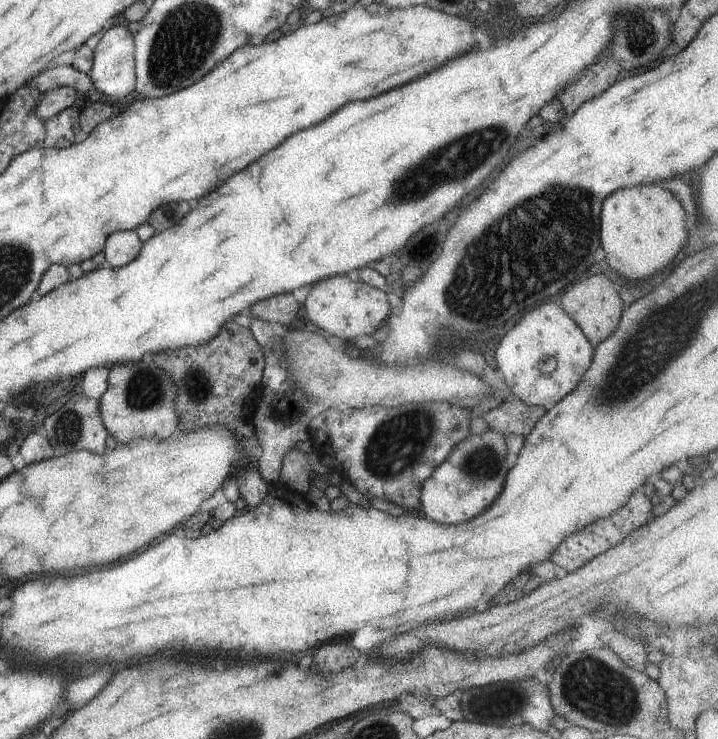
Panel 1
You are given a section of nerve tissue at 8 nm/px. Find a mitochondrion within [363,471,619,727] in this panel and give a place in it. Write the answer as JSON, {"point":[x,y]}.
{"point":[503,702]}

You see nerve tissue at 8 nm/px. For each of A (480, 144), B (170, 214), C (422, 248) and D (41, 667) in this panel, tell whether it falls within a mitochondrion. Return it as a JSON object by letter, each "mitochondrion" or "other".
{"A":"mitochondrion","B":"other","C":"other","D":"other"}

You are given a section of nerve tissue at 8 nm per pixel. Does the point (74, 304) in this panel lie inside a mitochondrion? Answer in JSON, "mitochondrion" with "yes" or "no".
{"mitochondrion":"no"}

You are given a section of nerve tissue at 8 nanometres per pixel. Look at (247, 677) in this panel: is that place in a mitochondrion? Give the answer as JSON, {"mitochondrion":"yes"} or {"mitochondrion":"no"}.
{"mitochondrion":"no"}

